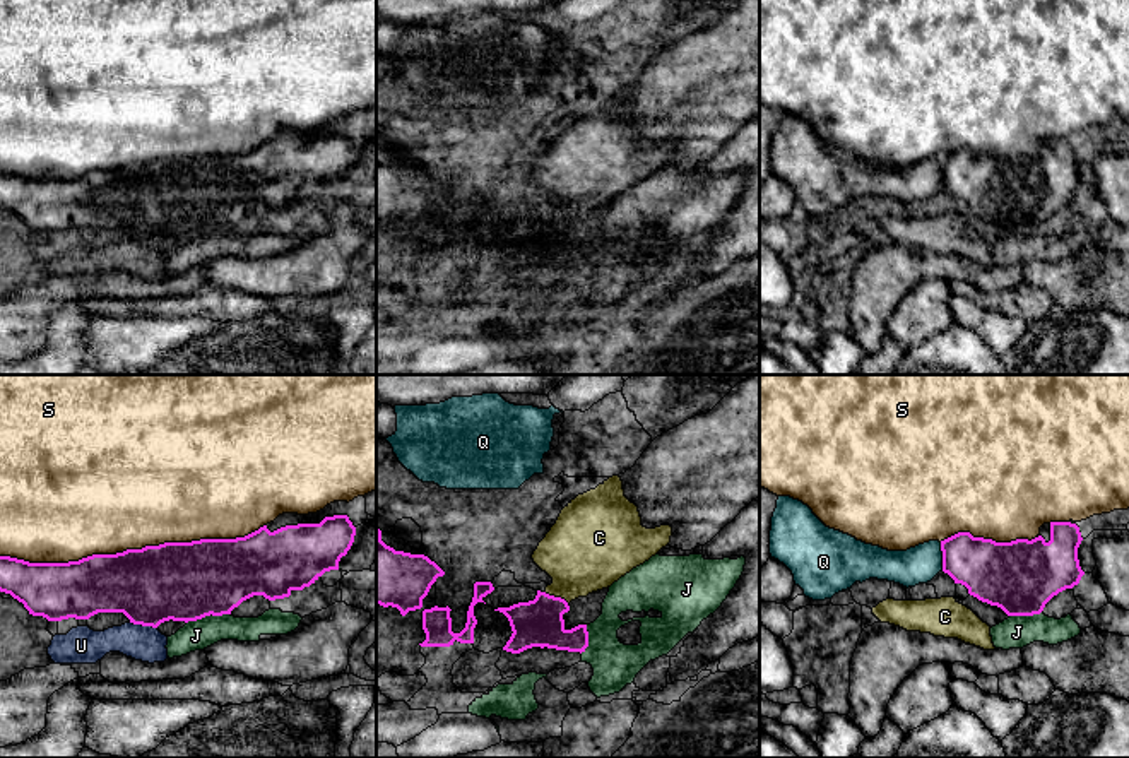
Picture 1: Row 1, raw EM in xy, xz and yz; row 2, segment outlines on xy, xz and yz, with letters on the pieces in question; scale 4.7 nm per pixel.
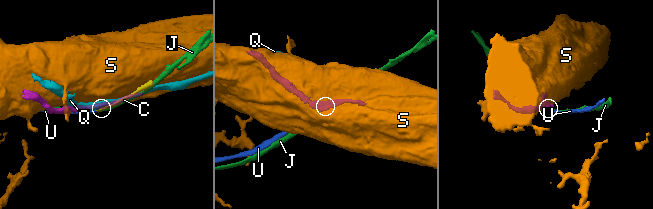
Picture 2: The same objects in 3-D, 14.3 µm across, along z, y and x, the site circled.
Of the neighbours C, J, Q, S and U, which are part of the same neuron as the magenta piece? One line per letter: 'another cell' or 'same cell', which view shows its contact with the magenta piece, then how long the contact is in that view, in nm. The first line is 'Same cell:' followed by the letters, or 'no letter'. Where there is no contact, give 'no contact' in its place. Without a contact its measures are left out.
Same cell: no letter
C: another cell | xz | 130 nm
J: another cell | xy | 220 nm
Q: another cell | yz | 140 nm
S: another cell | xy | 1250 nm
U: another cell | xy | 130 nm

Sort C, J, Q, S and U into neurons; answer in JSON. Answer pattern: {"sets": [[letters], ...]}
{"sets": [["C", "J", "U"], ["Q"], ["S"]]}

